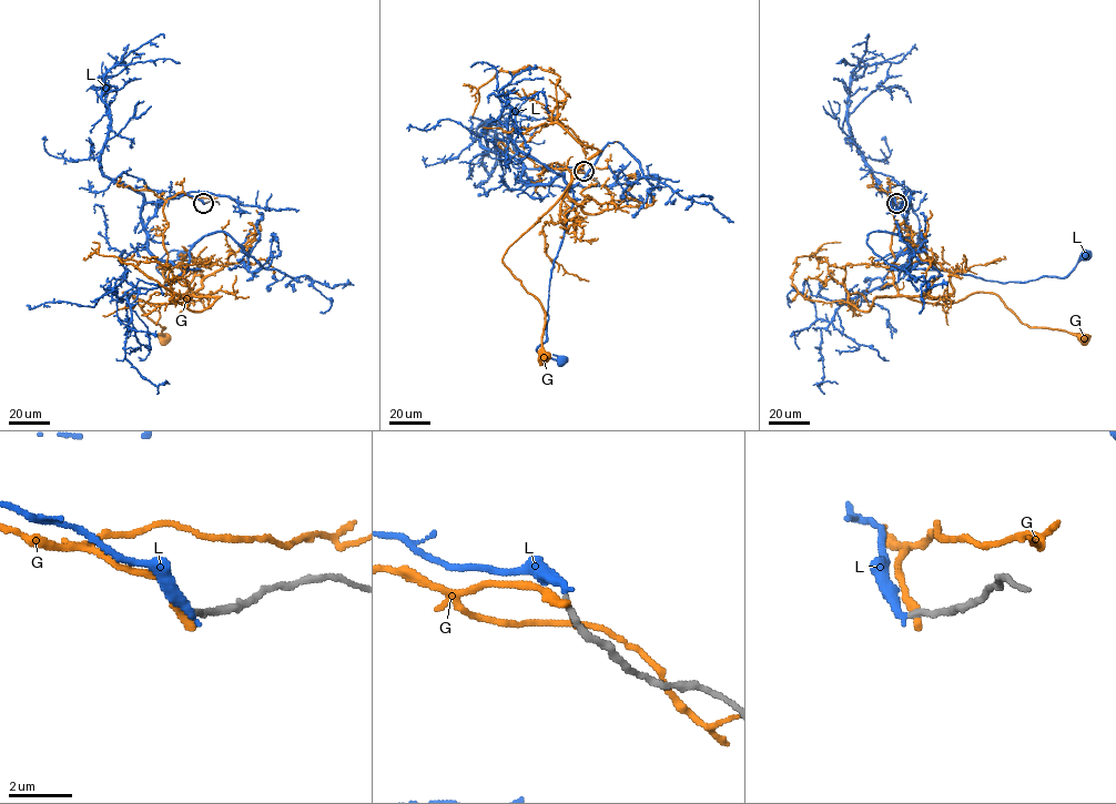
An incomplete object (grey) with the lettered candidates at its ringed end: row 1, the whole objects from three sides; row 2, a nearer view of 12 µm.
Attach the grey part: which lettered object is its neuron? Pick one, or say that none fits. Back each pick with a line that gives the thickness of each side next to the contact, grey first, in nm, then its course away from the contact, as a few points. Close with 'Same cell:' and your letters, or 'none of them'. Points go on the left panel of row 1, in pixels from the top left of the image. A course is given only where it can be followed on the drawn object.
L: 200/280 nm | via (204, 203), (185, 193), (141, 211), (146, 248), (193, 268), (170, 283), (156, 265), (180, 255)
Same cell: L

